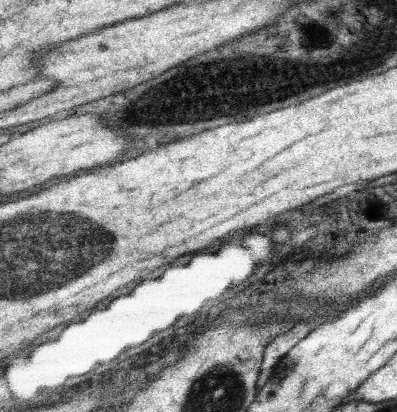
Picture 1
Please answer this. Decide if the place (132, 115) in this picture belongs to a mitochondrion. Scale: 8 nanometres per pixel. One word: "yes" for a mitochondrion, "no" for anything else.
no

